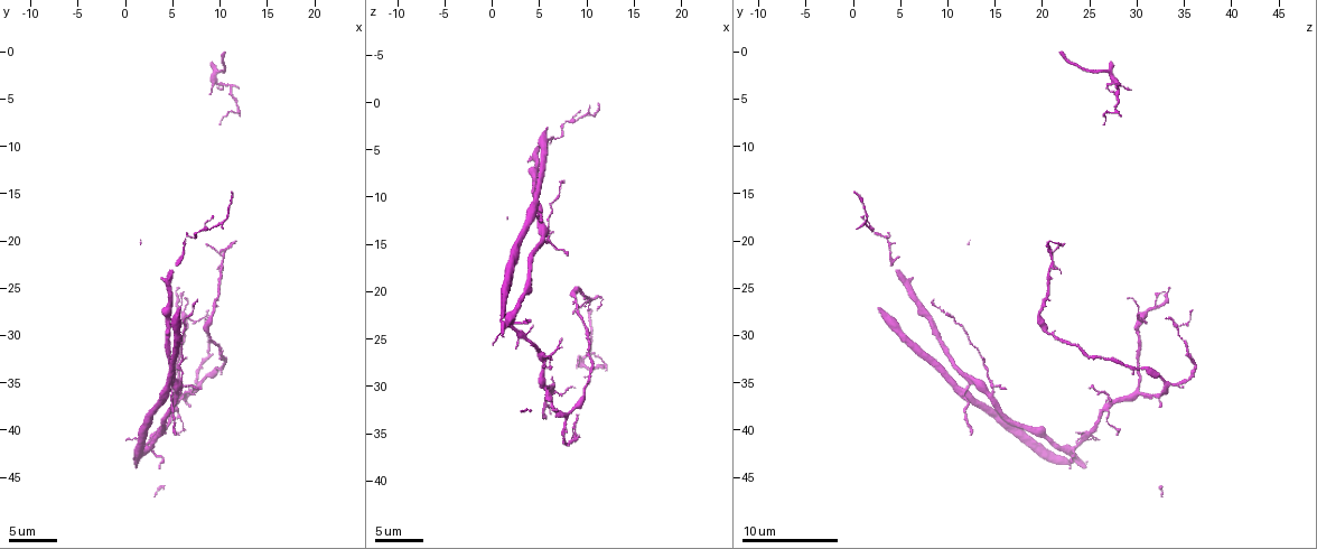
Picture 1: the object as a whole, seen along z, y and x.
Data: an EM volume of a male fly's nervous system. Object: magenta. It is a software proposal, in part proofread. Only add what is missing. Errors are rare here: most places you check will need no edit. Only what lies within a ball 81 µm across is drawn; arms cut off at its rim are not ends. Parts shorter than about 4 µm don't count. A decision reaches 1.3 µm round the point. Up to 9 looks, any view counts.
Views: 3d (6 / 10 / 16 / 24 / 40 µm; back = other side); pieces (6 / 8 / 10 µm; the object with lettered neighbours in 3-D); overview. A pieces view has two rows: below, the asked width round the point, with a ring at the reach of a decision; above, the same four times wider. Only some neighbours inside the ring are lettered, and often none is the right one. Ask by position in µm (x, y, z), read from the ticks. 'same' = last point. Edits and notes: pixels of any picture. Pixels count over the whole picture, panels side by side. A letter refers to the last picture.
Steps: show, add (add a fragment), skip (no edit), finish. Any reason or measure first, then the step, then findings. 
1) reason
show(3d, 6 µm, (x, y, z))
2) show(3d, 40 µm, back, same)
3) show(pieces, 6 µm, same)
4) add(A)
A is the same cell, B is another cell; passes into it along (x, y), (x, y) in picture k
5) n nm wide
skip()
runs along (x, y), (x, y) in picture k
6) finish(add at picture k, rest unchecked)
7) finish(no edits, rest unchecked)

thin end
show(pieces, 6 µm, (11.2, 20.4, 22.0))

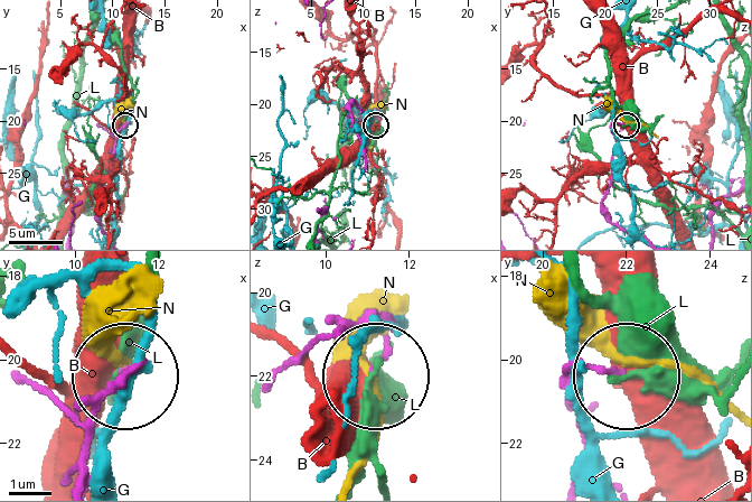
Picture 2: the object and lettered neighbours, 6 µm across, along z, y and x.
120 nm wide
skip()
B, G, L and N are other cells; none of them fits

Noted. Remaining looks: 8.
free end
show(3d, 10 µm, (5.8, 25.2, 33.4))

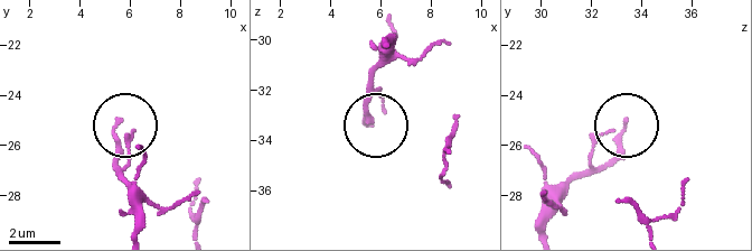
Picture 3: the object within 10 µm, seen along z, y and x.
show(pieces, 8 µm, (5.5, 25.0, 33.4))

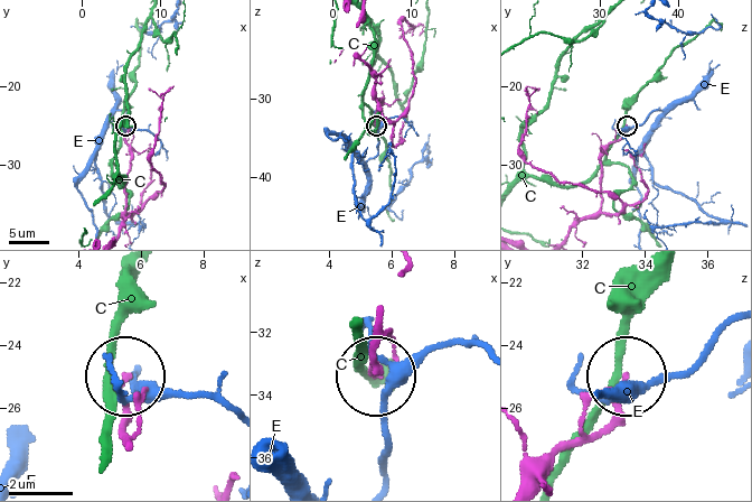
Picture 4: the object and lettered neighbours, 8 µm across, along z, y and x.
skip()
C and E are other cells; none of them fits

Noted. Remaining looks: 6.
tapers out
show(pieces, 6 µm, (7.0, 35.6, 25.2))

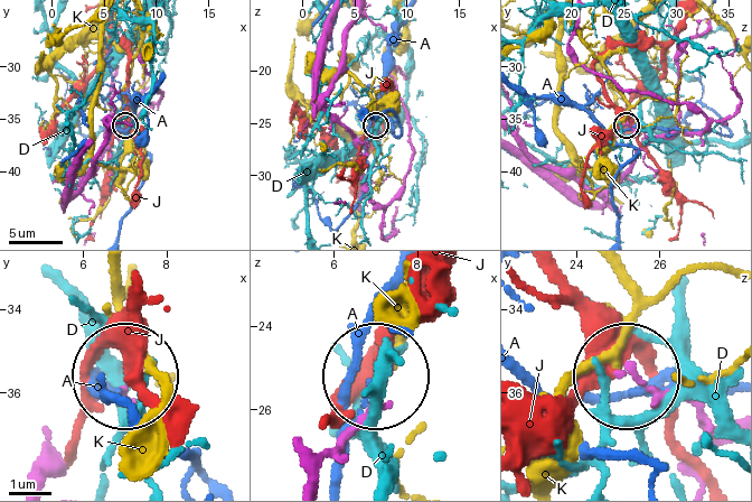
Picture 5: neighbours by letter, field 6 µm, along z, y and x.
skip()
A, D, J and K are other cells; runs along (707, 418), (636, 375) in picture 5; none of them fits

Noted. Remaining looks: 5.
an open end
show(pieces, 6 µm, (7.8, 35.6, 15.8))

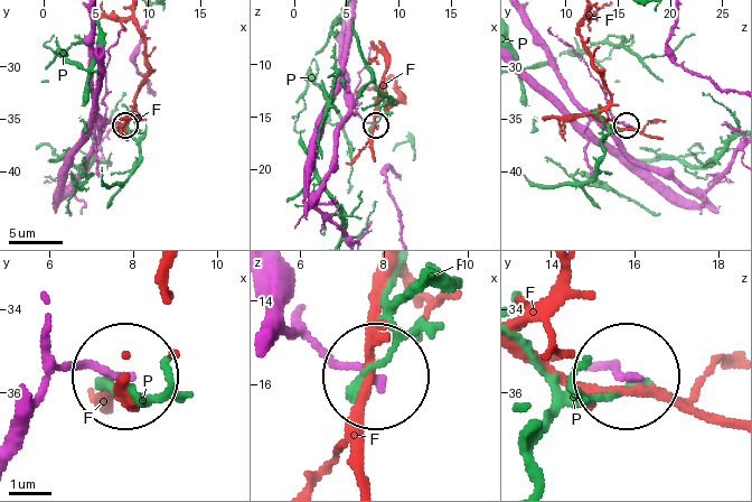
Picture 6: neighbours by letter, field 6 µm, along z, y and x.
skip()
F and P are other cells; none of them fits

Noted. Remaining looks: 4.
finish(no edits, rest unchecked)

